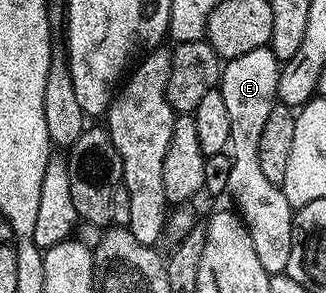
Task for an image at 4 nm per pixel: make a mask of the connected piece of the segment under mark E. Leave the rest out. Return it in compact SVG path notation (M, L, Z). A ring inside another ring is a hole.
M267 46L250 50L247 54L238 55L236 58L227 61L223 65L221 82L218 91L227 107L228 122L231 123L230 136L230 157L232 160L231 176L228 178L228 194L236 202L237 211L249 230L252 244L256 246L256 254L259 255L260 266L264 267L270 275L283 275L288 266L289 255L291 254L291 230L293 228L293 213L287 198L284 196L279 185L274 184L261 173L259 146L261 131L268 122L272 112L272 106L278 101L278 82L281 63L275 58L275 54Z

